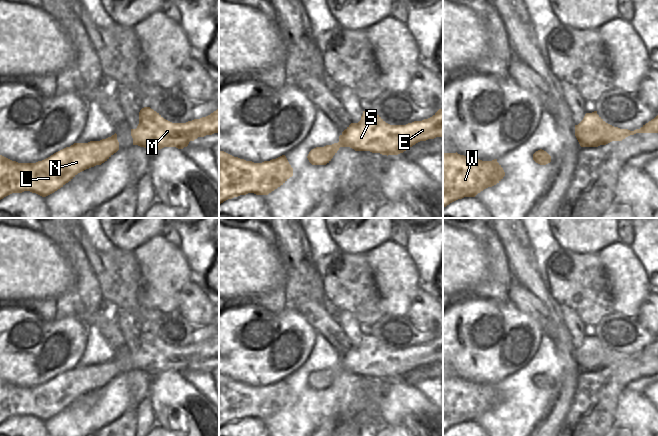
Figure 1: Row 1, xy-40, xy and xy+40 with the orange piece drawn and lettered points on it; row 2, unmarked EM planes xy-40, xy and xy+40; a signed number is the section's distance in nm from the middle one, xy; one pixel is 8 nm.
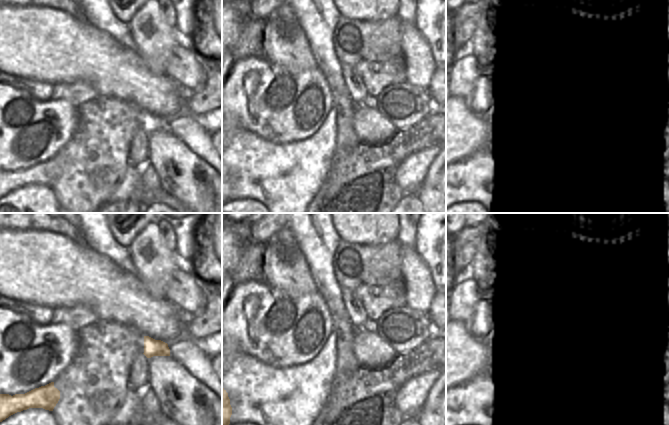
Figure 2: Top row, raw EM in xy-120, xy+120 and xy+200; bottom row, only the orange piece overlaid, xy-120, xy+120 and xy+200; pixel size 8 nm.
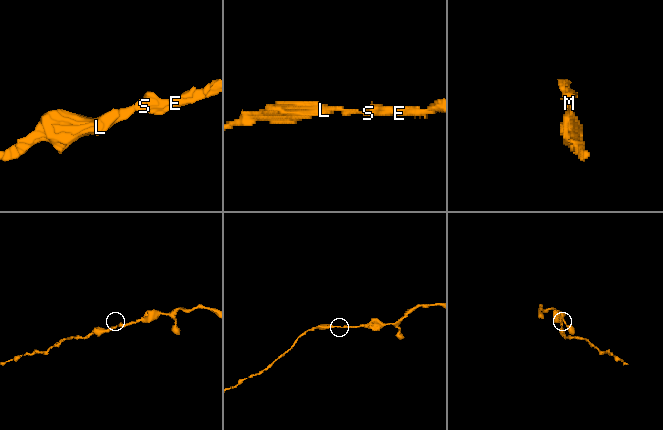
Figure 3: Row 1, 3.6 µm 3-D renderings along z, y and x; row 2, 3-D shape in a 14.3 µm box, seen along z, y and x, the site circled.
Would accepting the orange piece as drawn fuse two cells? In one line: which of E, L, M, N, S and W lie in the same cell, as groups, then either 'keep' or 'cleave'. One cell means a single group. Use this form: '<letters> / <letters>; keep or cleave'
E L M N S W; keep

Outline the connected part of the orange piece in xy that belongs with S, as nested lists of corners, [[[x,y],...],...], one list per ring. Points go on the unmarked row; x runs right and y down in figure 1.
[[[443,332],[432,341],[406,349],[390,349],[373,335],[363,335],[358,347],[351,347],[339,366],[312,373],[307,382],[312,389],[326,389],[340,371],[398,379],[420,365],[443,361]]]

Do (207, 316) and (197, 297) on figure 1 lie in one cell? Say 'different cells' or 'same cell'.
same cell

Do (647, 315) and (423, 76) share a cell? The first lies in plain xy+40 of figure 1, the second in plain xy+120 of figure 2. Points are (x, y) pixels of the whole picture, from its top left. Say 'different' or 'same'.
different

